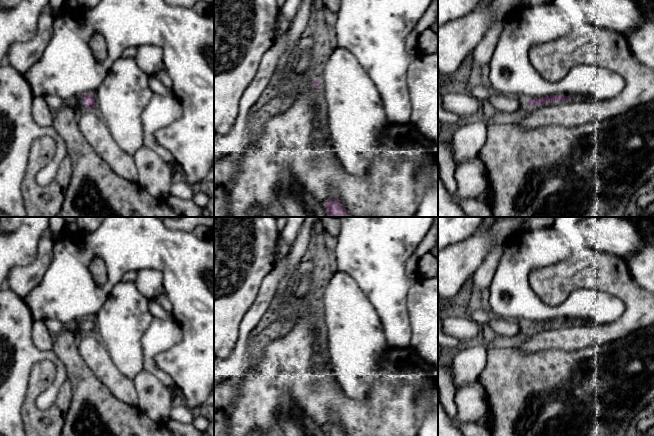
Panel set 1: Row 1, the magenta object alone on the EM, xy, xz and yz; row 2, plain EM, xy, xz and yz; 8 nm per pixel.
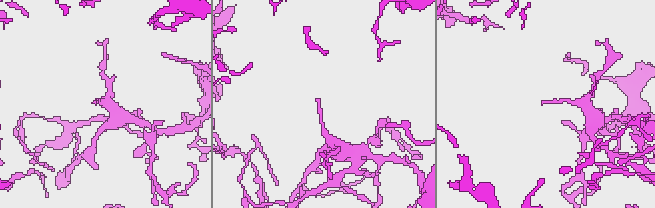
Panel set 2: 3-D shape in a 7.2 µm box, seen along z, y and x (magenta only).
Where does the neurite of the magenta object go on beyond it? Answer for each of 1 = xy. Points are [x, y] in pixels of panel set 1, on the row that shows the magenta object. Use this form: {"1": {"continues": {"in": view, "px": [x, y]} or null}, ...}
{"1": {"continues": {"in": "xy", "px": [78, 104]}}}

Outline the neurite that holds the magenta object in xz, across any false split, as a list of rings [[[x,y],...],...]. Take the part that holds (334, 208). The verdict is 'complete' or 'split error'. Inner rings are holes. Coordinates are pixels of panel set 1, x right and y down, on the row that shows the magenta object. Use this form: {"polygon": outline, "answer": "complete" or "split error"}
{"polygon": [[[336,199],[327,200],[325,204],[328,217],[351,217]]], "answer": "complete"}

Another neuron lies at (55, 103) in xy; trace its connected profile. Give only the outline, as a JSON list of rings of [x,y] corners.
[[[48,95],[48,96],[44,97],[44,99],[45,99],[48,107],[53,112],[60,110],[66,104],[65,101],[63,101],[61,98],[59,98],[58,96],[55,96],[55,95]]]

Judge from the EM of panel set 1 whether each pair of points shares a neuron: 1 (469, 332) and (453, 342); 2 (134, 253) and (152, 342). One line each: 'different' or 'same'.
1: different
2: different

